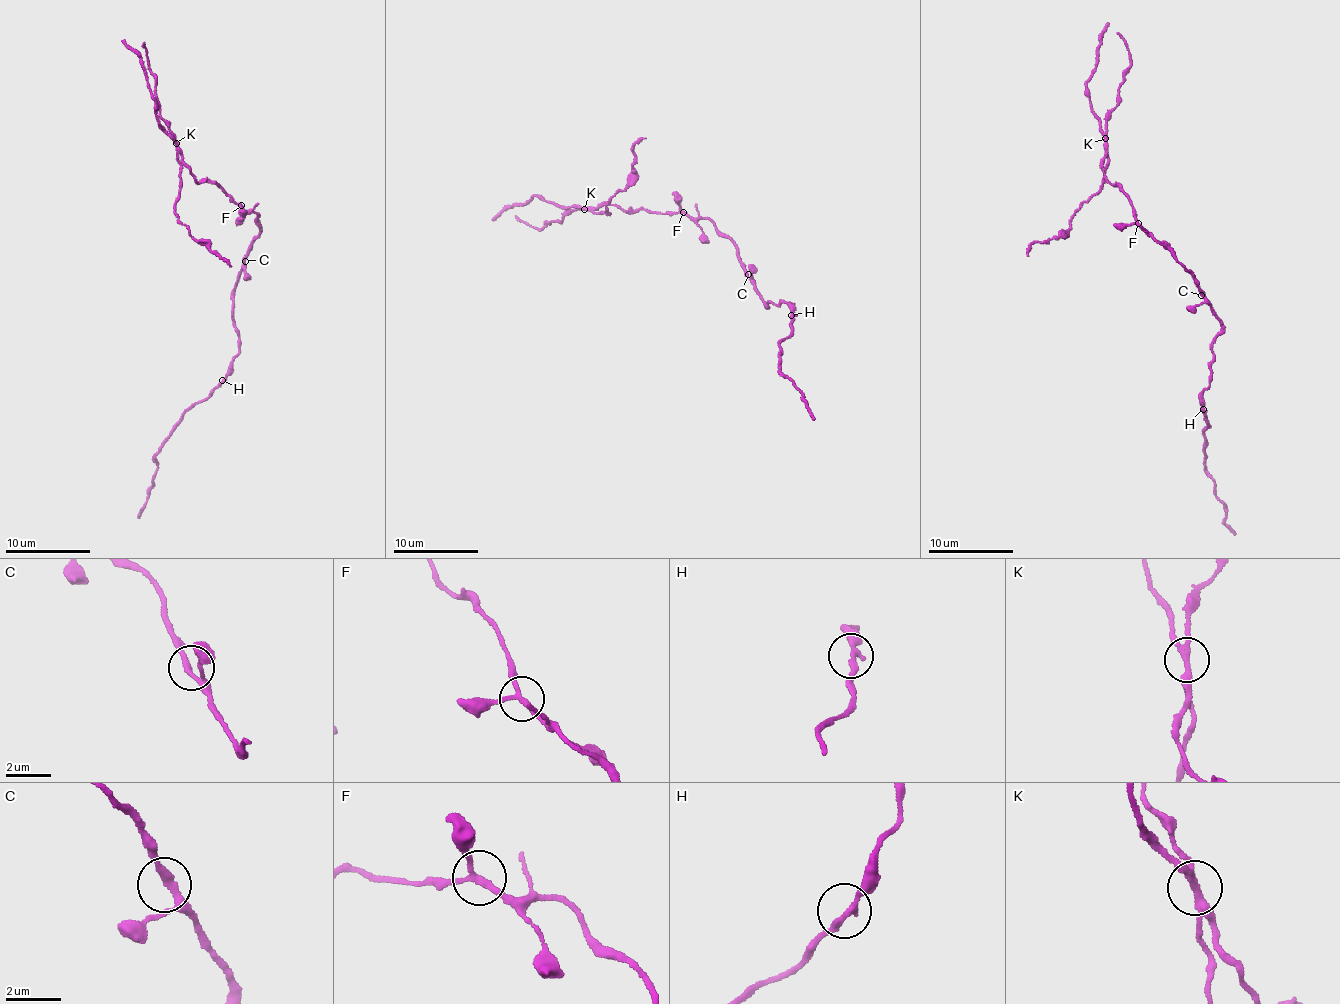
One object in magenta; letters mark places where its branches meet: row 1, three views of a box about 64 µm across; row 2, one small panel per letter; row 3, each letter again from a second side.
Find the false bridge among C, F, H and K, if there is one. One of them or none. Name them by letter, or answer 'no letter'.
K

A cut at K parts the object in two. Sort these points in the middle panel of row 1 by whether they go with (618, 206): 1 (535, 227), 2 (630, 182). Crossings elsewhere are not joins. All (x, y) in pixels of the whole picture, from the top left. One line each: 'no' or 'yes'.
1: no
2: no

